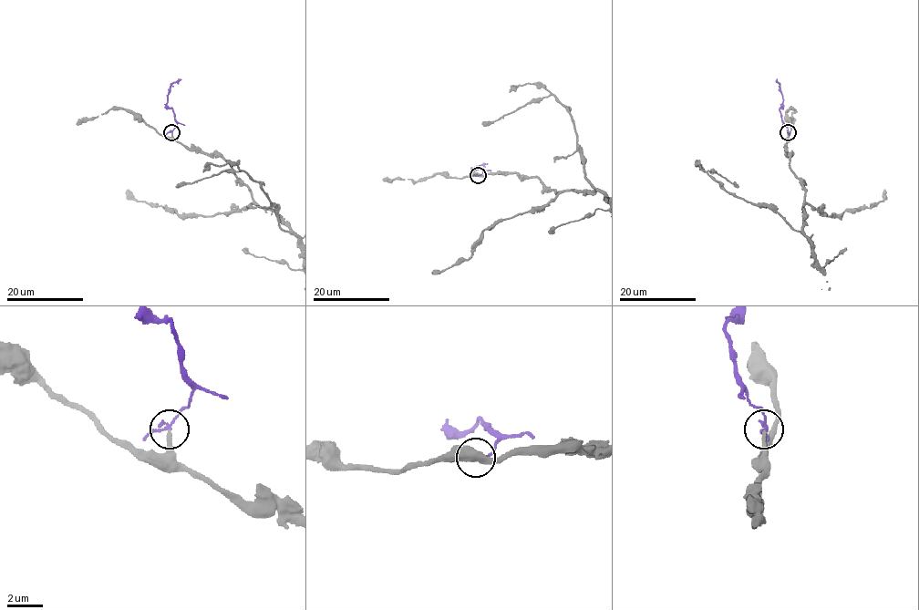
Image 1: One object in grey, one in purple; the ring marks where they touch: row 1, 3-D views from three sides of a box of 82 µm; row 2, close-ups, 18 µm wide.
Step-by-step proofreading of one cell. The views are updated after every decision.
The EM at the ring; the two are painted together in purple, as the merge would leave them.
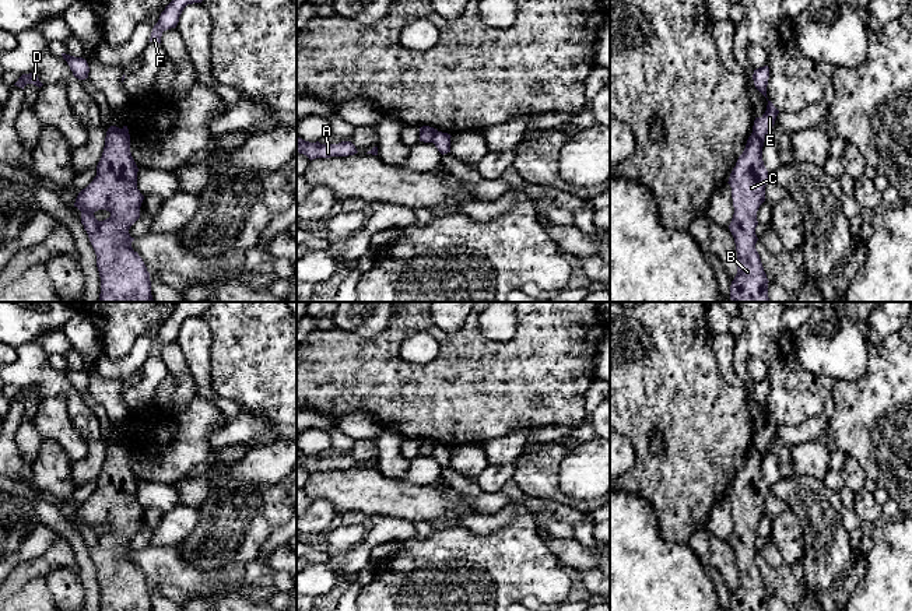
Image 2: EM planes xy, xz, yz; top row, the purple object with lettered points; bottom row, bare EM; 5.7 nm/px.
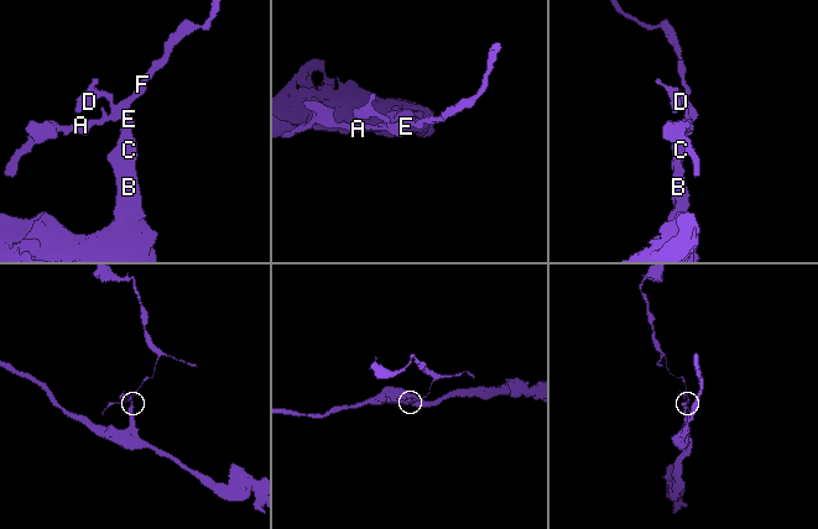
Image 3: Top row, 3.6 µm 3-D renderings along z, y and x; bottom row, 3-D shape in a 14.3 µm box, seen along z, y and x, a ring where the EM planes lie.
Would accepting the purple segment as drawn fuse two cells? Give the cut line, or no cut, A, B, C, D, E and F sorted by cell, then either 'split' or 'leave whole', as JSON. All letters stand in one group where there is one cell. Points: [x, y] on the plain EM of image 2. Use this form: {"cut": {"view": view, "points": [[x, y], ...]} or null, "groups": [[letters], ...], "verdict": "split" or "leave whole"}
{"cut": {"view": "yz", "points": [[753, 445], [764, 453]]}, "groups": [["A", "D", "E", "F"], ["B", "C"]], "verdict": "split"}

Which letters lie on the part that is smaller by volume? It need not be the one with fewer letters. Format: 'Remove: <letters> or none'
Remove: A, D, E, F

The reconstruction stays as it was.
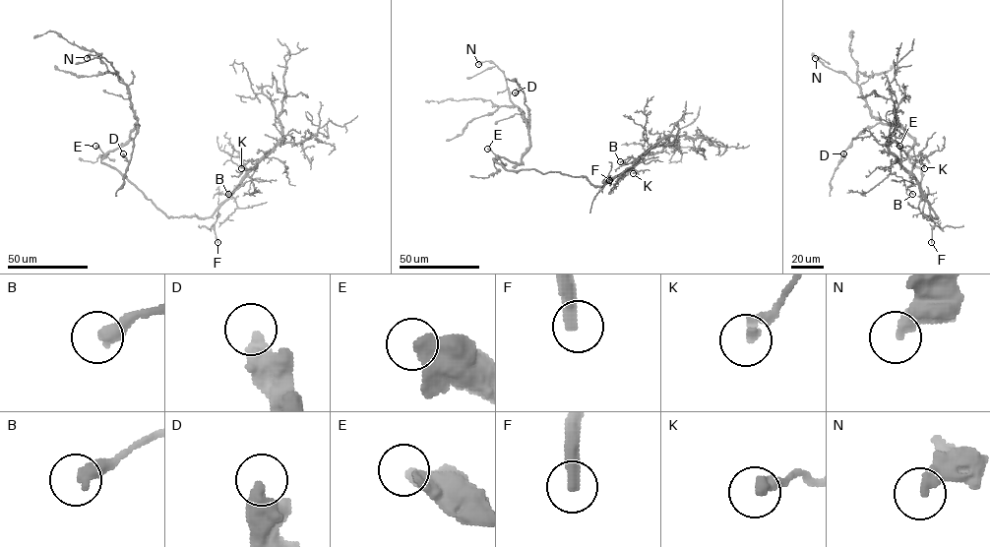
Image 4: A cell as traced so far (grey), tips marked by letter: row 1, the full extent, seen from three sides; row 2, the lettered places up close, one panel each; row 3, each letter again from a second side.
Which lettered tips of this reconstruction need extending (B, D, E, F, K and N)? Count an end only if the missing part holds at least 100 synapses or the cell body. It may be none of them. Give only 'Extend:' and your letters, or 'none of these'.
Extend: F

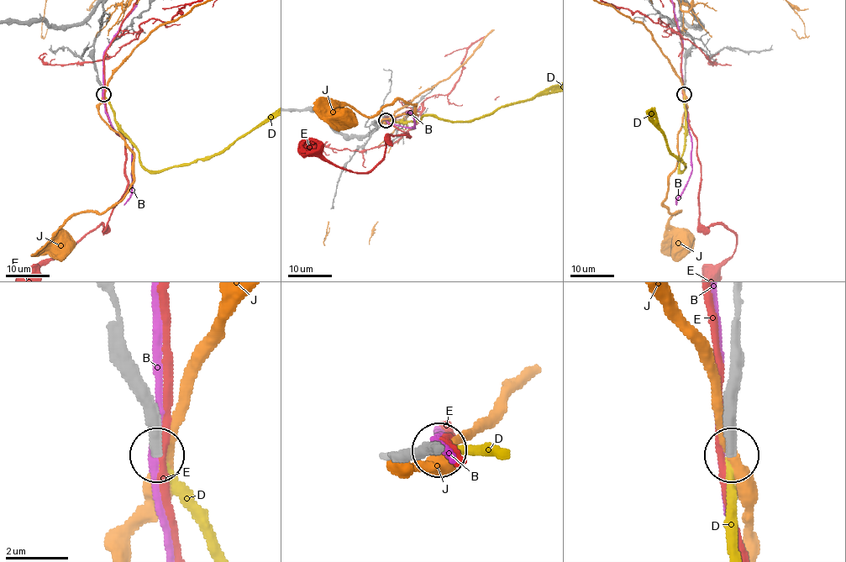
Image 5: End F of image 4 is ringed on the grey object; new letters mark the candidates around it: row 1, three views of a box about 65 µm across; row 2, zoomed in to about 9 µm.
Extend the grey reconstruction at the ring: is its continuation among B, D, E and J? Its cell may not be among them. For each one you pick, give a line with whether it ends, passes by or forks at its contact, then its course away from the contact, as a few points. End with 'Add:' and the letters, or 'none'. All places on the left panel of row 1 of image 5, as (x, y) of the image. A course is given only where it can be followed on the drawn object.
D: it ends | via (102, 95), (141, 165), (160, 170), (189, 165), (228, 149)
Add: D

